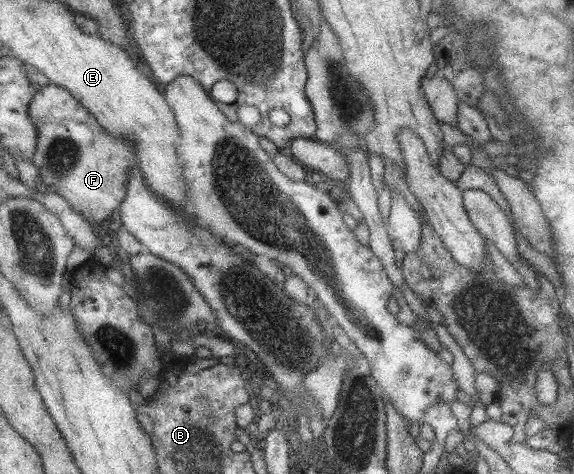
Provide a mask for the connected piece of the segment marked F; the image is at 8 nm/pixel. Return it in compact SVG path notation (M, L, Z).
M58 86L40 88L27 112L36 133L31 162L38 169L39 183L65 198L72 210L97 227L126 194L129 168L137 166L133 142L110 136L68 91Z

